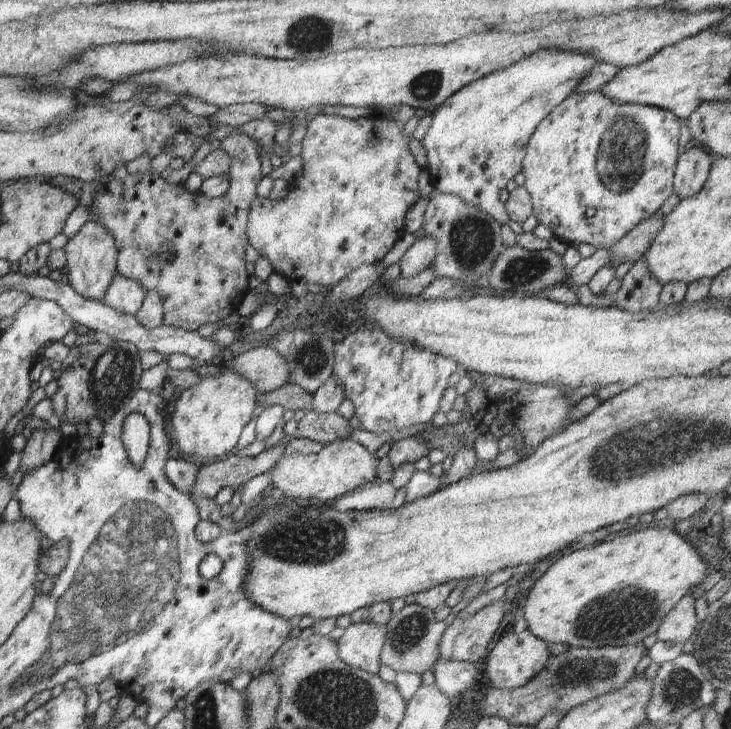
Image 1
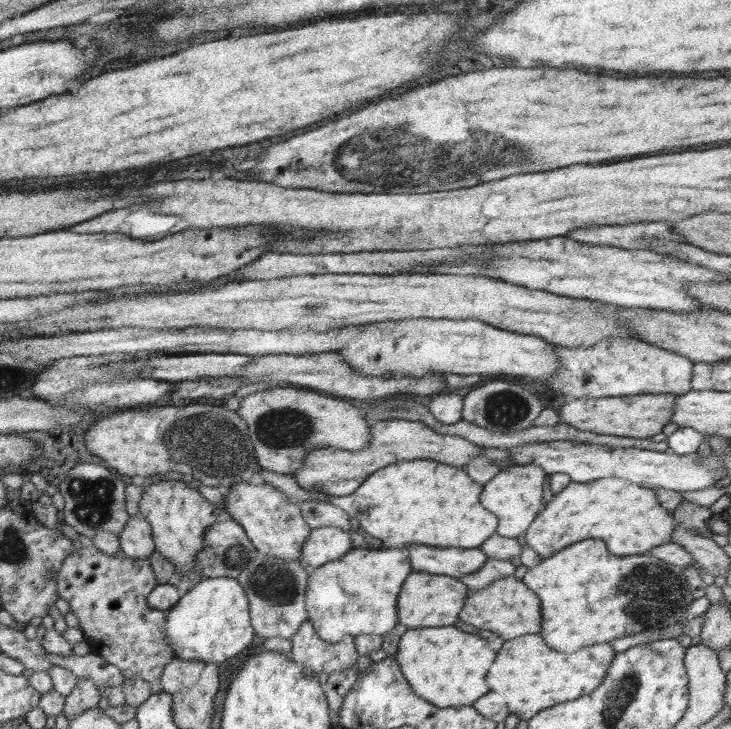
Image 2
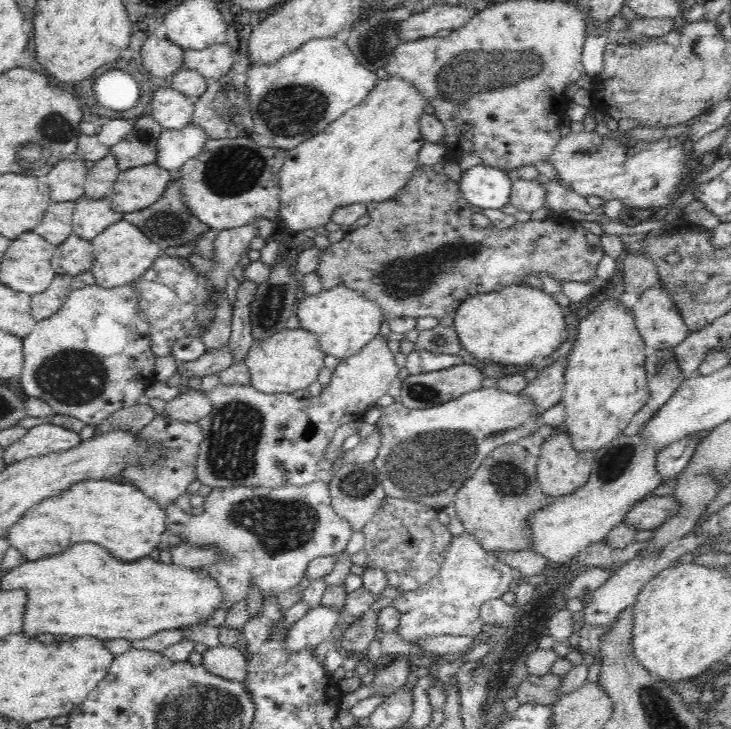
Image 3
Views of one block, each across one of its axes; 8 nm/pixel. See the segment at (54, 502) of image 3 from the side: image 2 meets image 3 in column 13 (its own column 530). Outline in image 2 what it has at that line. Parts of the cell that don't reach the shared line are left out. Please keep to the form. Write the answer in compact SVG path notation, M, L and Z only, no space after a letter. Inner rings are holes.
M618 477L588 483L571 480L546 505L520 537L542 559L586 539L604 540L608 550L618 556L644 555L652 548L671 543L674 524L677 524L672 512L660 505L654 489Z

